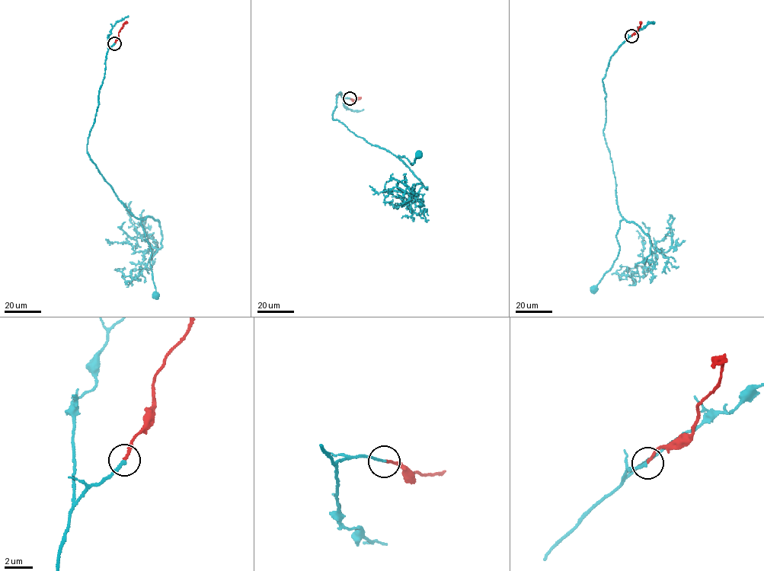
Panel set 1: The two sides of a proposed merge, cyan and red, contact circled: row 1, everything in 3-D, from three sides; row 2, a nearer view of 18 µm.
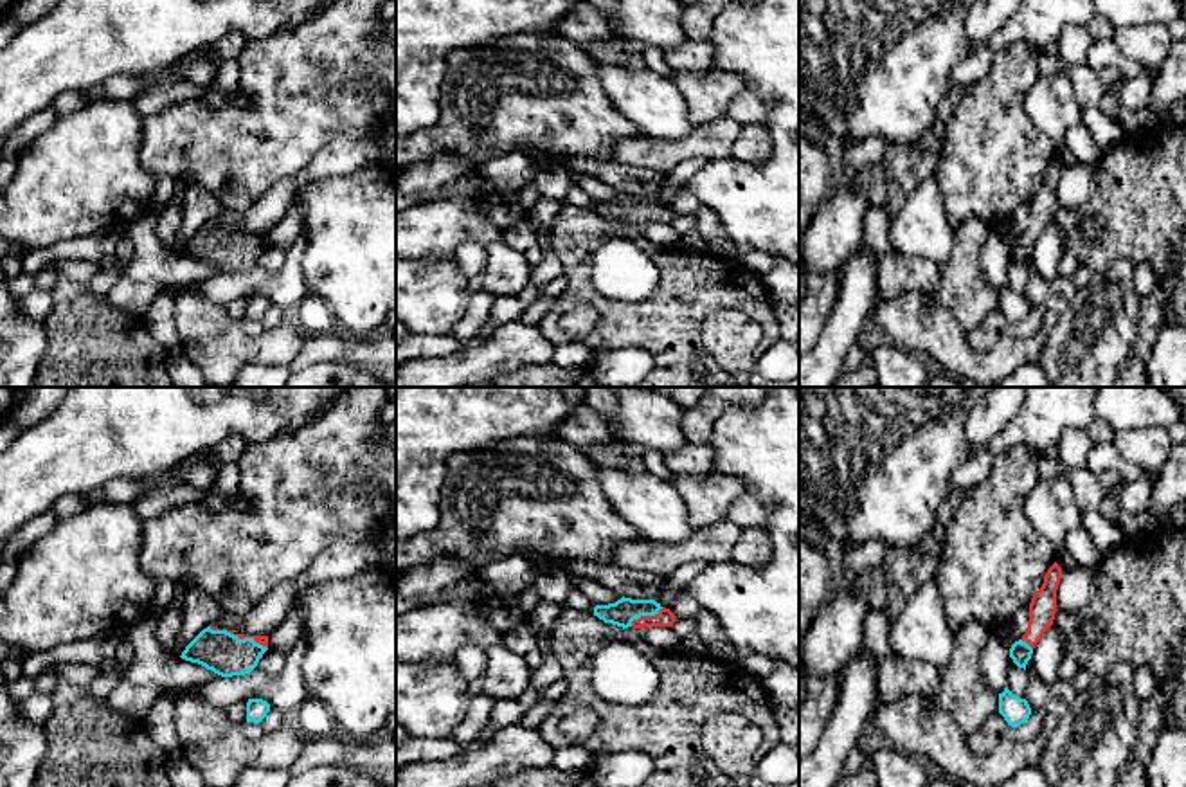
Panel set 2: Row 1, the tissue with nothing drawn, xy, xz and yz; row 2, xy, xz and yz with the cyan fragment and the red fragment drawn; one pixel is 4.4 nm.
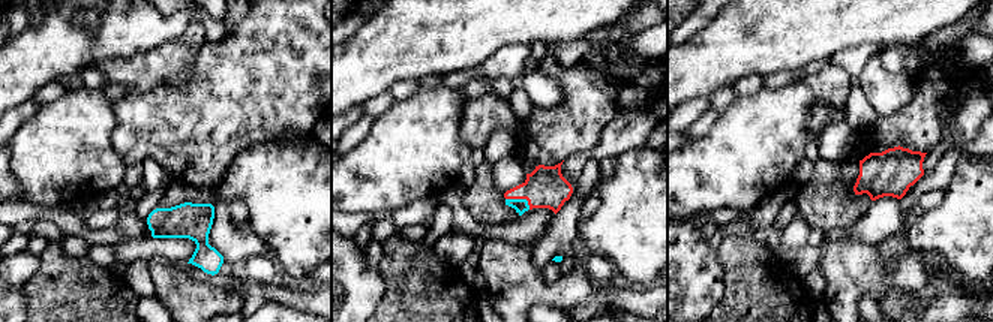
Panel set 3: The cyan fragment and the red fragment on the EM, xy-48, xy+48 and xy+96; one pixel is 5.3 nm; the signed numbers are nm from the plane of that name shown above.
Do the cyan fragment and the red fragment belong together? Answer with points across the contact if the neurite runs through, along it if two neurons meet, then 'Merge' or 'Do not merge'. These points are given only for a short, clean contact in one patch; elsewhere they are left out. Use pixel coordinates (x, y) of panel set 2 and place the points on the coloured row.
Path across: xy (225, 654), (231, 654), (247, 638), (263, 640). Merge

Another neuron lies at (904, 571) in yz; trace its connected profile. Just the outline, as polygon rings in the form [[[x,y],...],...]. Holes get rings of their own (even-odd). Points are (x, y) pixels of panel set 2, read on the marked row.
[[[952,492],[939,506],[932,533],[914,549],[887,549],[880,569],[887,587],[885,612],[893,621],[907,600],[929,582],[941,560],[945,529],[968,492]]]

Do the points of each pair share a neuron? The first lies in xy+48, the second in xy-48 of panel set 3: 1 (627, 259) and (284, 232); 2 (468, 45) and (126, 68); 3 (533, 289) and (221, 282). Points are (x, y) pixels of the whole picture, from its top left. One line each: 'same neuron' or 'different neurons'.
1: same neuron
2: different neurons
3: different neurons

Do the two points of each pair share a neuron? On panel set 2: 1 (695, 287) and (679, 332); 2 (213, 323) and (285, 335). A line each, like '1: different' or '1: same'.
1: same
2: same

